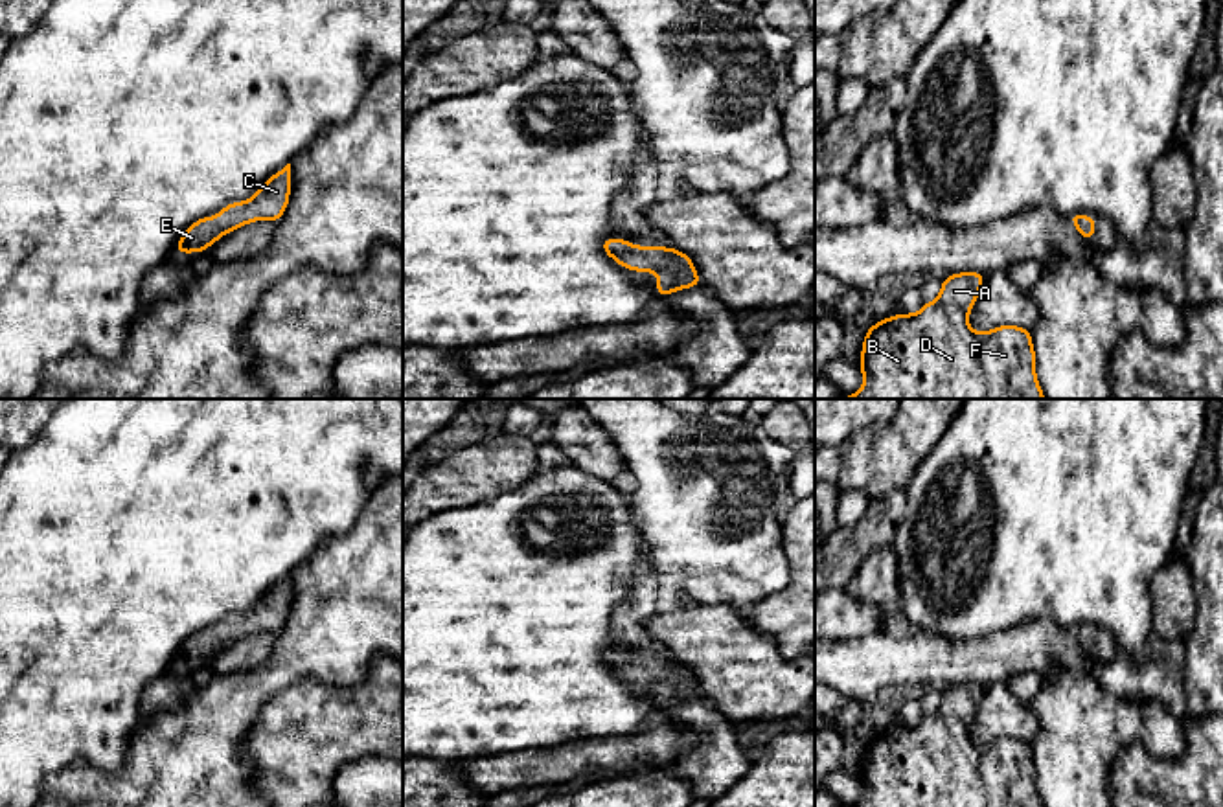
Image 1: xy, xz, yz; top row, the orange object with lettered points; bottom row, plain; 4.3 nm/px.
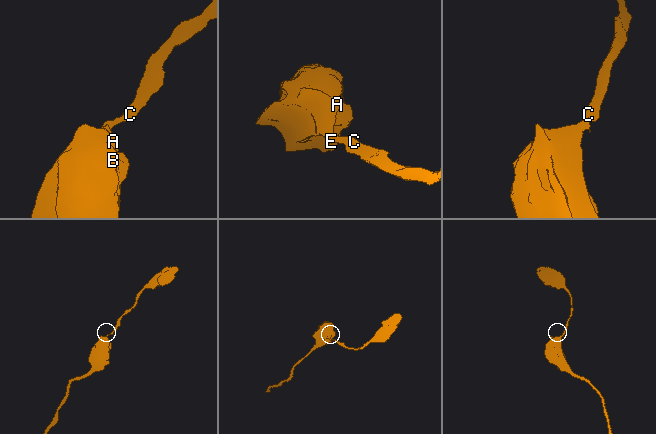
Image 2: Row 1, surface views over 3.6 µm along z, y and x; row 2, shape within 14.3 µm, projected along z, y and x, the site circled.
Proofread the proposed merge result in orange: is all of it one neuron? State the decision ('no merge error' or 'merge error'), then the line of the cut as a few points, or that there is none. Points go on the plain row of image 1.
no merge error; no cut

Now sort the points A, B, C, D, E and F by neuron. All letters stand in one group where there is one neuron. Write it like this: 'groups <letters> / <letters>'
groups A B C D E F

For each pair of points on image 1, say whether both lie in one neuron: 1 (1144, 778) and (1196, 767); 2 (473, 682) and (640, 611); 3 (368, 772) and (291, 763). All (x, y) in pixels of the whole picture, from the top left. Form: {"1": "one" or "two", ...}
{"1": "one", "2": "two", "3": "two"}

